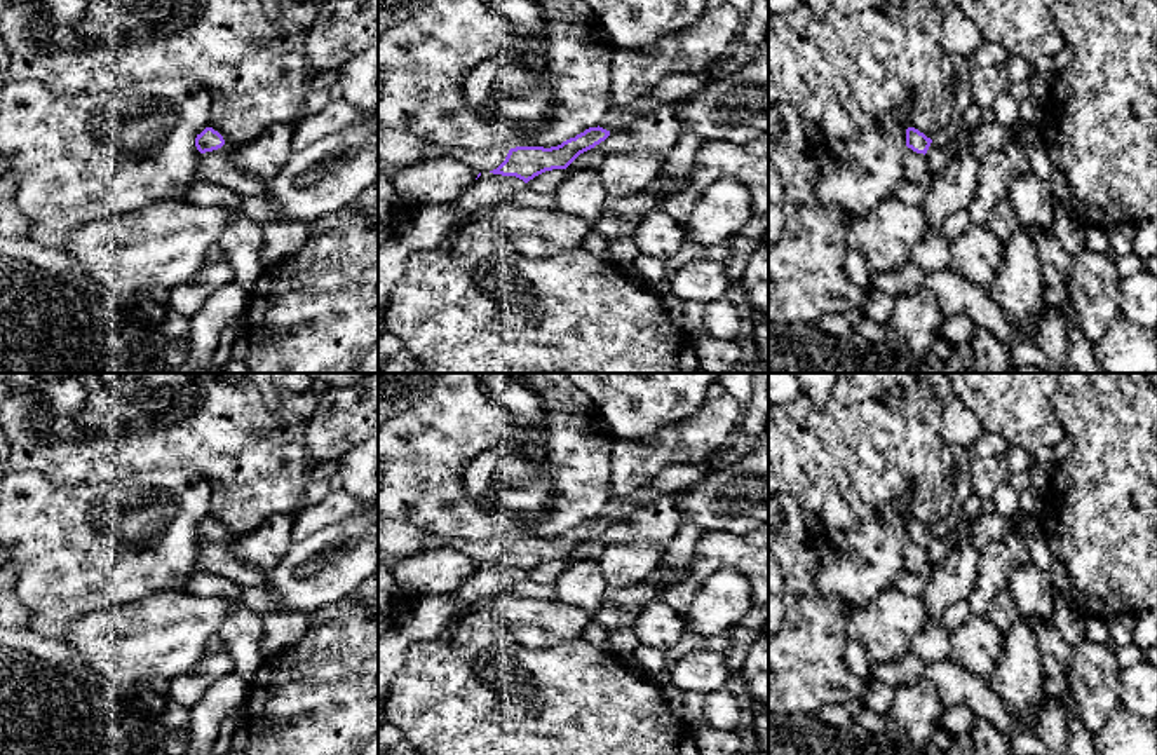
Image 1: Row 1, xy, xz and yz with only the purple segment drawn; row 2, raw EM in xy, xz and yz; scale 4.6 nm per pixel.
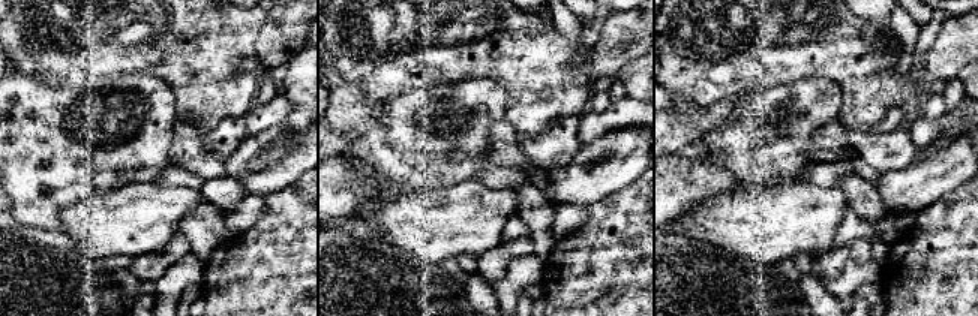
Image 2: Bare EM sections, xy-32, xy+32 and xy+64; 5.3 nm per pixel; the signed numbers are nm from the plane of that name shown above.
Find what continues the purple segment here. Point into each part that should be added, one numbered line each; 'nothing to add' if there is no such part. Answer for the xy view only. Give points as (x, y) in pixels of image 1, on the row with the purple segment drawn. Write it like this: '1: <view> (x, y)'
1: xy (216, 166)

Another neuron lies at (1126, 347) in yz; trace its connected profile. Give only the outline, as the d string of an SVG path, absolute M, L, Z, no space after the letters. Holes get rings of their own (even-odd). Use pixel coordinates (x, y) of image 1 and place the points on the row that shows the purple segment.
M1124 314L1093 343L1106 373L1157 373L1155 330L1131 323Z

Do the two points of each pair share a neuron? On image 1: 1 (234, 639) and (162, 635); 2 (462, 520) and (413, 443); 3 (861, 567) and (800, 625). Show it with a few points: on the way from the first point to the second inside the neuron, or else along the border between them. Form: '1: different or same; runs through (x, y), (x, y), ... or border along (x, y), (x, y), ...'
1: different; border along (230, 600), (230, 616), (216, 633)
2: same; runs through (455, 501), (417, 462)
3: different; border along (819, 557), (814, 586), (830, 597), (845, 618)

